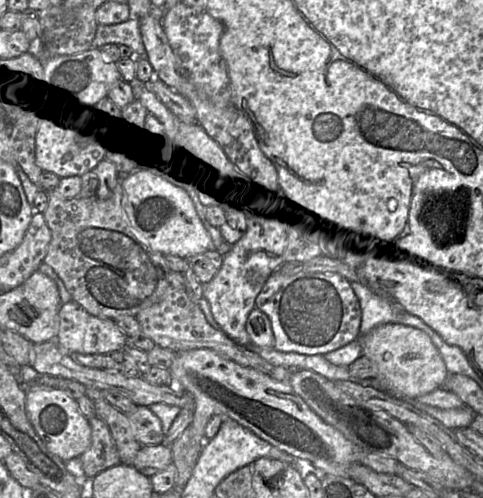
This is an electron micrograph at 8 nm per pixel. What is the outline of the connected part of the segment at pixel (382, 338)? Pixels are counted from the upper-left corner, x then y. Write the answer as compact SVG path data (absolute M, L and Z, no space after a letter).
M388 323L360 335L360 342L362 356L370 358L377 367L377 386L372 387L398 399L413 402L420 396L446 385L450 373L438 349L424 331L403 324Z

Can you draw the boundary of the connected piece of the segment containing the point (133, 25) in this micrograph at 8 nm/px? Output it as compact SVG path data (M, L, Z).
M129 19L126 22L110 26L98 25L93 48L100 49L111 44L128 46L135 57L147 58L139 20Z

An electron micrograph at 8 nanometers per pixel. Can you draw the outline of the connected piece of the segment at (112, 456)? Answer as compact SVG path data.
M97 416L90 419L89 424L91 443L79 458L86 476L94 478L119 464L120 457L108 425Z

